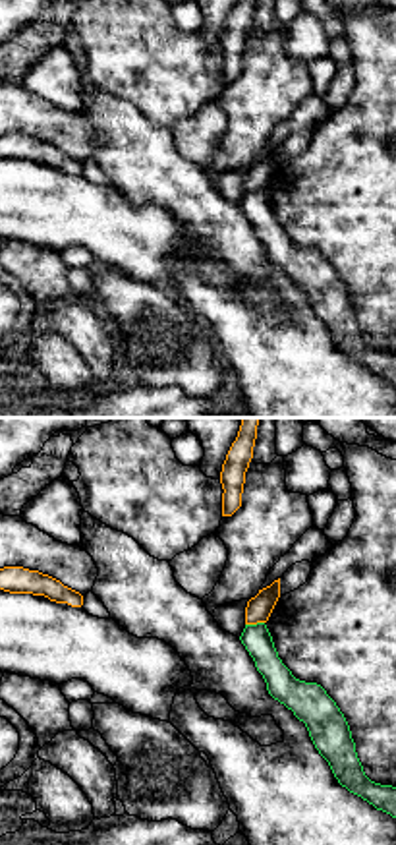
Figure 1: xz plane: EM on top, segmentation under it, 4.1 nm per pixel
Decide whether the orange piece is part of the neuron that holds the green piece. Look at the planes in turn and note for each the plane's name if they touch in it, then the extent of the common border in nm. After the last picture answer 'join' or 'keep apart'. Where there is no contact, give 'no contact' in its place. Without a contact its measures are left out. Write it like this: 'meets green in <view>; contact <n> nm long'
meets green in xz; contact 80 nm long

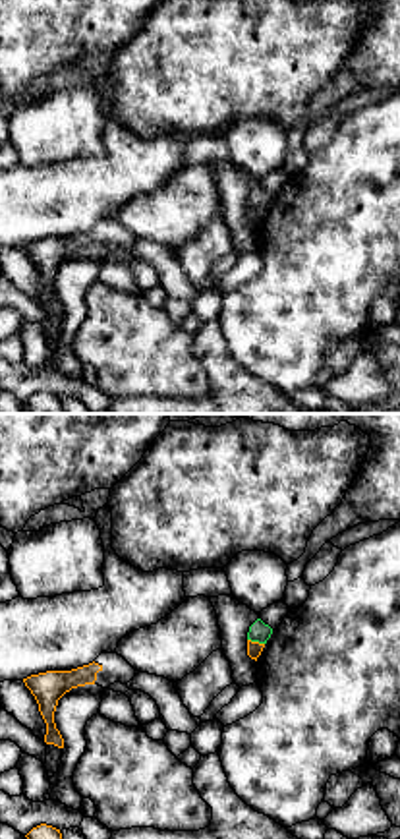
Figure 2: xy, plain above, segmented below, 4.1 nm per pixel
meets green in xy; contact 80 nm long

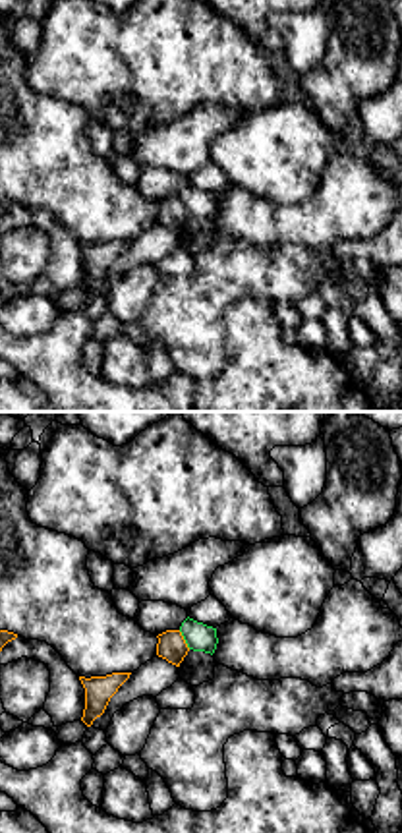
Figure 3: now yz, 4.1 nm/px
meets green in yz; contact 90 nm long

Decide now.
keep apart

